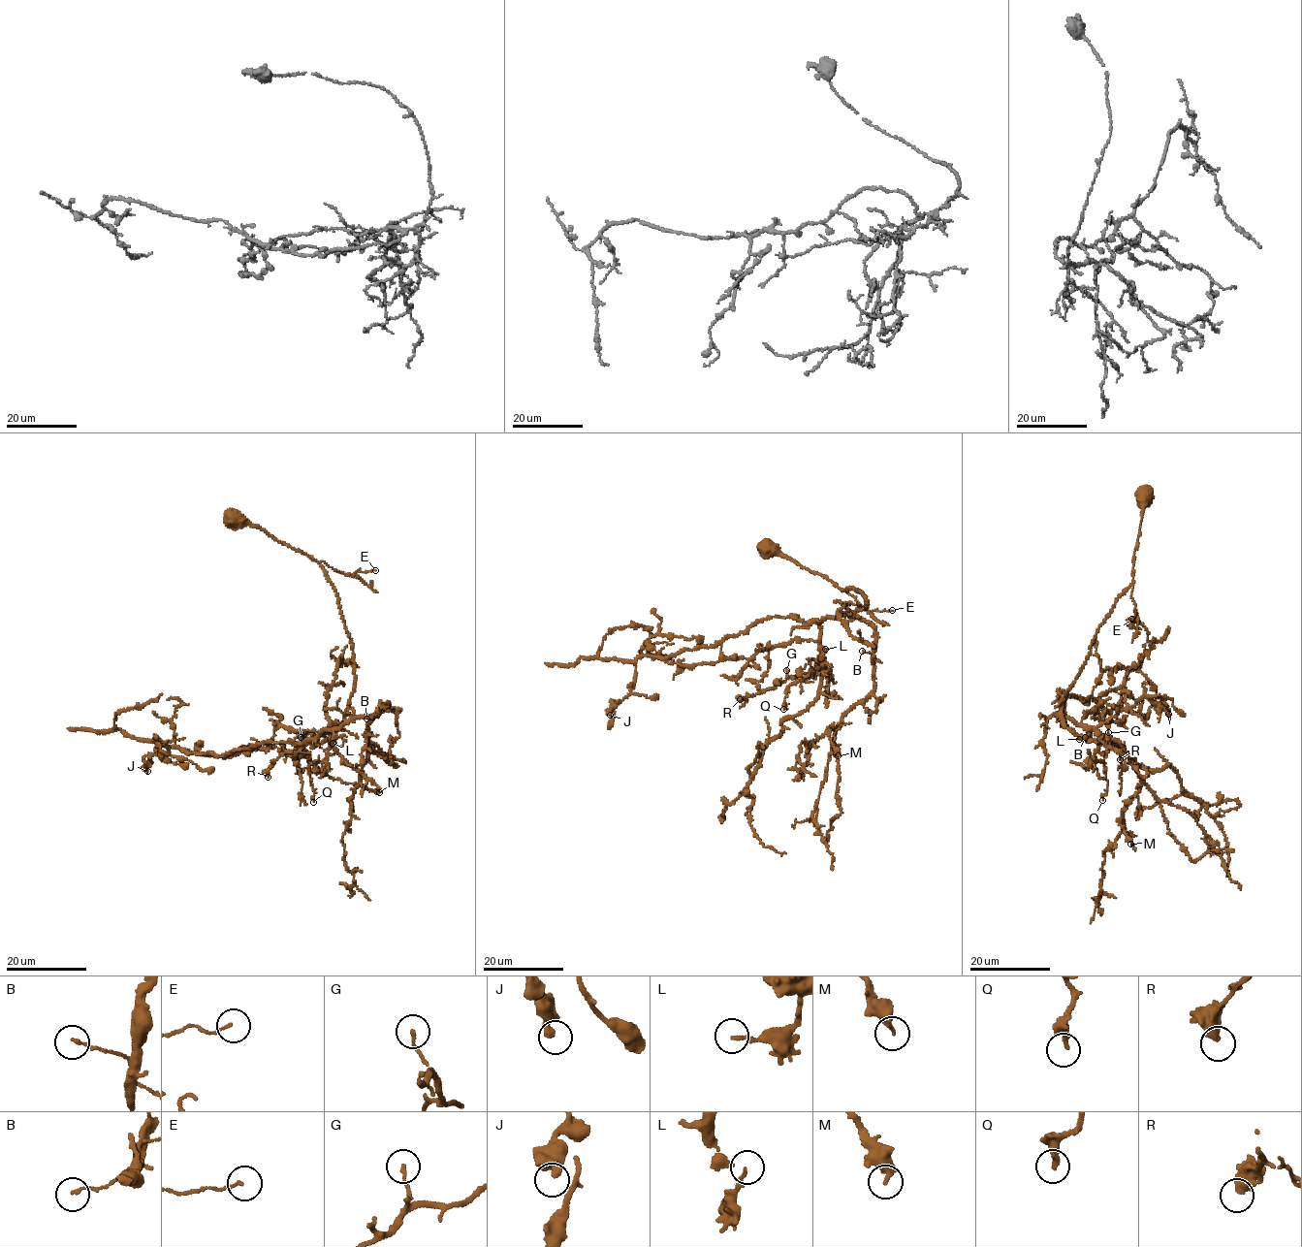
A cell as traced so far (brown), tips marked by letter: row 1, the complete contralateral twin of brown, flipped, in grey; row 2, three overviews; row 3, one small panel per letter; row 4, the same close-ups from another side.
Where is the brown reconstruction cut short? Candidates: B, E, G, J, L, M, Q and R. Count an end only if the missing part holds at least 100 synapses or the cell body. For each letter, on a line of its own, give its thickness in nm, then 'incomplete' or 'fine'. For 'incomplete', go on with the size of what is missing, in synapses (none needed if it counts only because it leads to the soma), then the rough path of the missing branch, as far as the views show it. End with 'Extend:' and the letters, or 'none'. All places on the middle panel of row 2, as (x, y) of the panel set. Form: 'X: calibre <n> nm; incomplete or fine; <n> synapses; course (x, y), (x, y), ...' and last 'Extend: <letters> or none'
B: calibre 110 nm; fine
E: calibre 90 nm; fine
G: calibre 130 nm; fine
J: calibre 360 nm; fine
L: calibre 150 nm; fine
M: calibre 340 nm; fine
Q: calibre 260 nm; fine
R: calibre 550 nm; fine
Extend: none

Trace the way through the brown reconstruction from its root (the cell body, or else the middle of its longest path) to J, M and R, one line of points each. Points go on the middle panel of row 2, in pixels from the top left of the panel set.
J: (767, 549), (861, 591), (865, 609), (806, 623), (771, 616), (710, 647), (642, 655), (610, 715)
M: (767, 549), (868, 603), (854, 613), (875, 637), (873, 691), (827, 732), (838, 755)
R: (767, 549), (841, 591), (861, 591), (868, 603), (856, 617), (831, 616), (821, 623), (820, 666), (740, 699)

